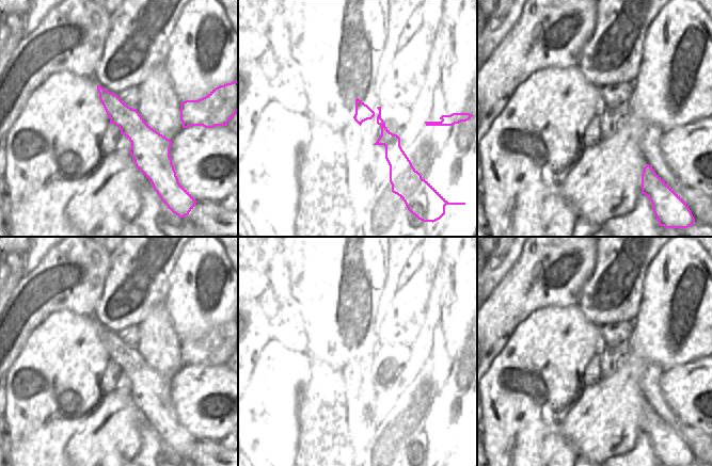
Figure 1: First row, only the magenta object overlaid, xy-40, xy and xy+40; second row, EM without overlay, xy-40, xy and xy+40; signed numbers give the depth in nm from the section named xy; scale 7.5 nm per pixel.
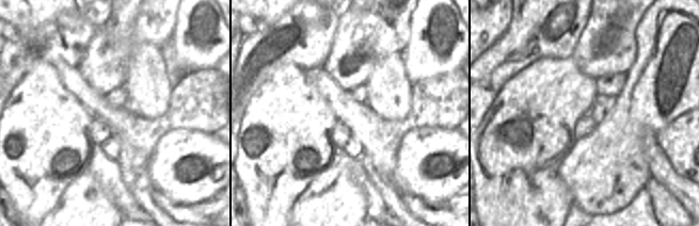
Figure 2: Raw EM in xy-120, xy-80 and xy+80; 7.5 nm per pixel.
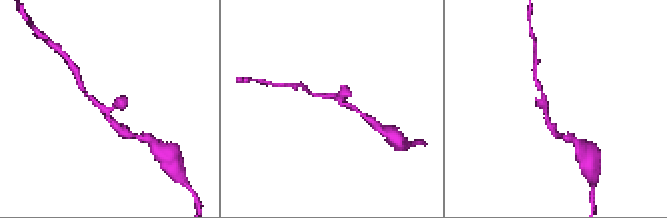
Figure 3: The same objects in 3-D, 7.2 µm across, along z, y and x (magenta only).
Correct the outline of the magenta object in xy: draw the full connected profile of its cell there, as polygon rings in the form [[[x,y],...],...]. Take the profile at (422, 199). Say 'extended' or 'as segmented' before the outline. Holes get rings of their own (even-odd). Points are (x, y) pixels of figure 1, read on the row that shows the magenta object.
as segmented; [[[381,107],[377,124],[381,126],[381,135],[374,145],[385,146],[385,159],[390,165],[392,192],[406,204],[408,210],[423,222],[436,222],[445,214],[446,205],[465,205],[448,203],[422,175],[413,167],[400,146],[400,138],[393,134],[381,118]]]

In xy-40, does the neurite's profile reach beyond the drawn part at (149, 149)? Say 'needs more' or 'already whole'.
already whole

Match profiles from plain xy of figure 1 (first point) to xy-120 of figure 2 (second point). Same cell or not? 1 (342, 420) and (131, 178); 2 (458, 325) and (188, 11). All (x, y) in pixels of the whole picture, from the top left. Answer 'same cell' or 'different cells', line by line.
1: different cells
2: same cell

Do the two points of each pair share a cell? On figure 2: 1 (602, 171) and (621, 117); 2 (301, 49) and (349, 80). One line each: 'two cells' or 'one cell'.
1: one cell
2: two cells

